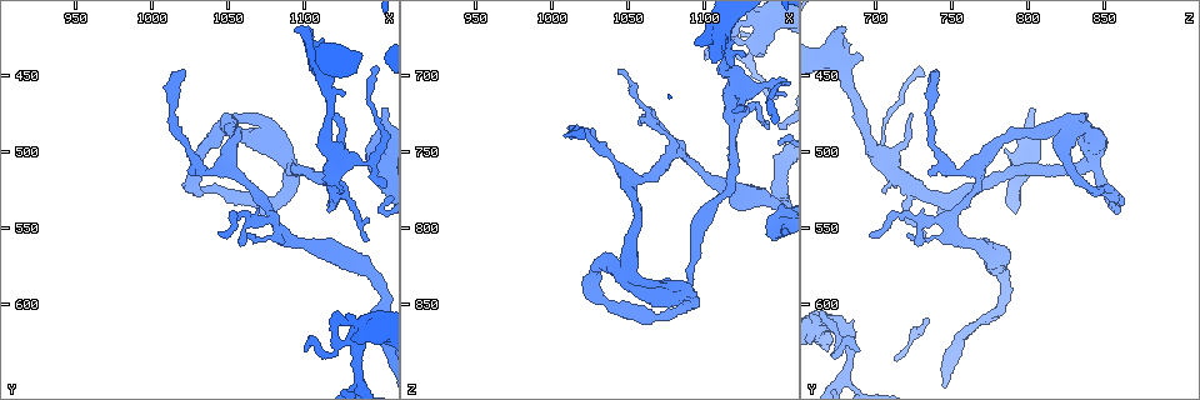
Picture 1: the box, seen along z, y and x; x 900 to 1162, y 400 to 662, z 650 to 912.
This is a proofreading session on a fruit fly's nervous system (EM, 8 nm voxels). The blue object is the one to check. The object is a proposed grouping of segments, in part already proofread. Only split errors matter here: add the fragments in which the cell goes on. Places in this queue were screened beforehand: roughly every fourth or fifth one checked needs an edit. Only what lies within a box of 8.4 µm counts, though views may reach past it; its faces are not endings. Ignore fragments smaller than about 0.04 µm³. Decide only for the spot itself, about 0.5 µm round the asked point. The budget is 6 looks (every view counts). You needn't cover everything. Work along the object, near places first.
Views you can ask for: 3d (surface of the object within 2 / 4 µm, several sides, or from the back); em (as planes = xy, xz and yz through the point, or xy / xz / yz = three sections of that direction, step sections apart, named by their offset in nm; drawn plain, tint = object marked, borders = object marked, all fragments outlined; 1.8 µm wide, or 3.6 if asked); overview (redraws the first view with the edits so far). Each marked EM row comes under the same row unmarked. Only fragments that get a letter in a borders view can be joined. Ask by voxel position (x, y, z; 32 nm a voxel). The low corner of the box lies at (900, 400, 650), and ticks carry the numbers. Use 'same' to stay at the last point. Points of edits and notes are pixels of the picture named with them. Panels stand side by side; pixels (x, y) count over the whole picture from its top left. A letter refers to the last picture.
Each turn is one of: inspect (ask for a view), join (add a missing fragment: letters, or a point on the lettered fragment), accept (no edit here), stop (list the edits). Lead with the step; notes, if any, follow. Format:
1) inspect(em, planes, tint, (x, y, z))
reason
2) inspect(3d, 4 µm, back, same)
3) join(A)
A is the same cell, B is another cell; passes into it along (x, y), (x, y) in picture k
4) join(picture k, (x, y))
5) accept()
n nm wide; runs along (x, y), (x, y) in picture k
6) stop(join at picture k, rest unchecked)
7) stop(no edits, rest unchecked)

inspect(3d, 2 µm, (1124, 506, 706))
thick turns thin

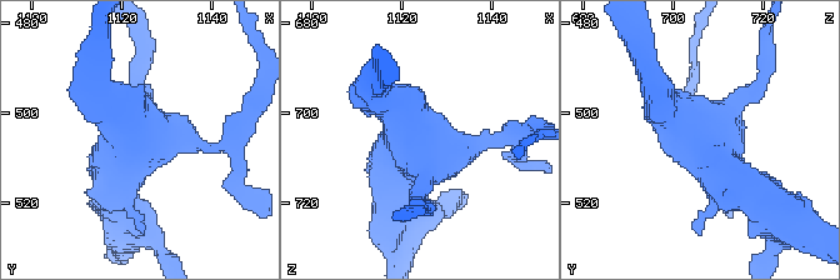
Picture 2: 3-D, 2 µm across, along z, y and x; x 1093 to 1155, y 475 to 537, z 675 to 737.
inspect(em, 3.6 µm, xy, step 4, tint, (1123, 505, 706))
now the EM

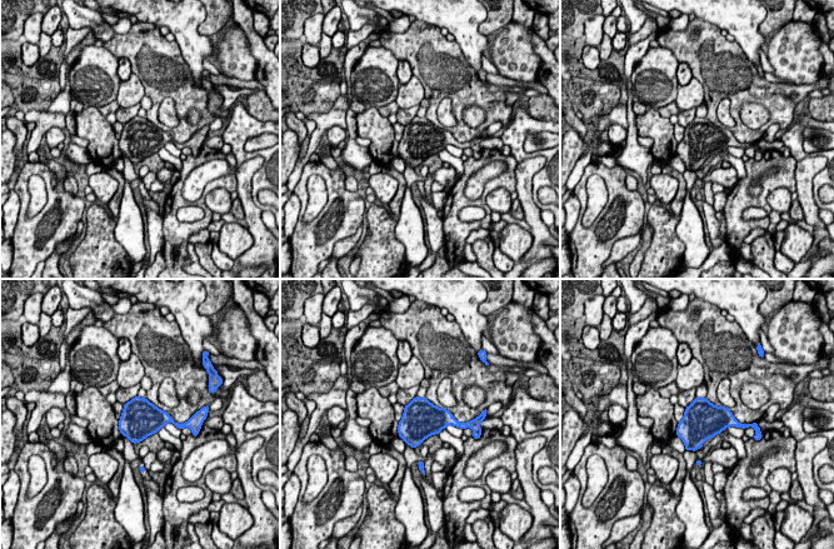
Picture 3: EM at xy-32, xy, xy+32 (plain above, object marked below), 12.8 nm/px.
inspect(em, 3.6 µm, planes, borders, same)

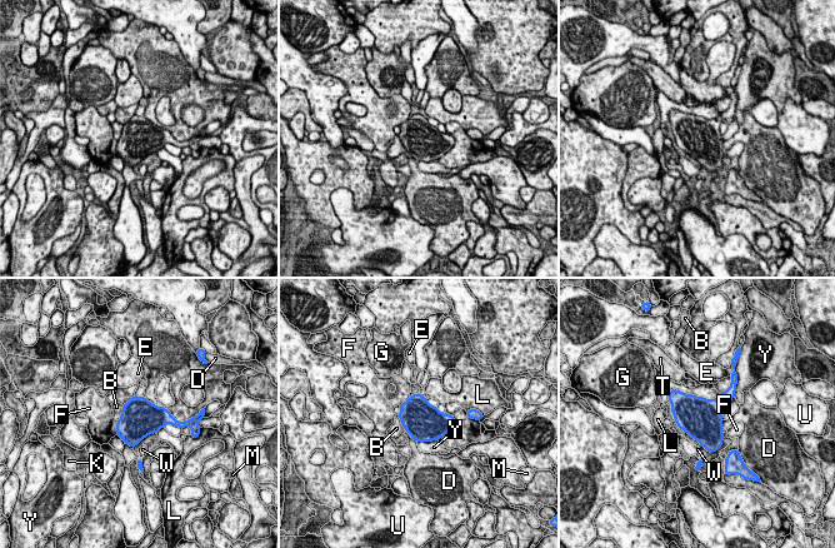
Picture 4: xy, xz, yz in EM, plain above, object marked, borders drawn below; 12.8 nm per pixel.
accept()
Y touches over 280 nm; B, D, E, F, G, K, L, M, T, U, W and Y are other cells; border along (398, 414), (406, 432) in picture 4; no lettered fragment goes on from it

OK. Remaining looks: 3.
inspect(3d, 2 µm, (1106, 438, 692))
an open end

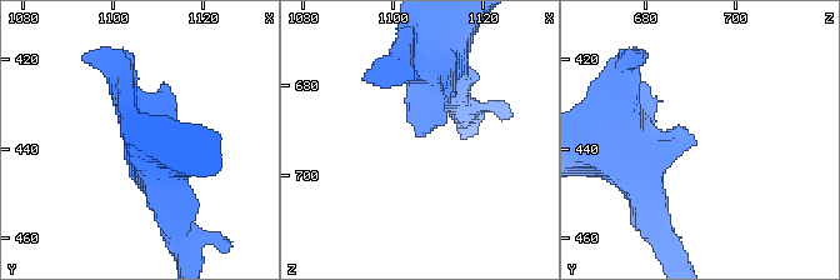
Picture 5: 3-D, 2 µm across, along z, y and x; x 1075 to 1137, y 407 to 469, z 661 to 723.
inspect(em, planes, tint, (1105, 438, 691))
shape alone is not enough

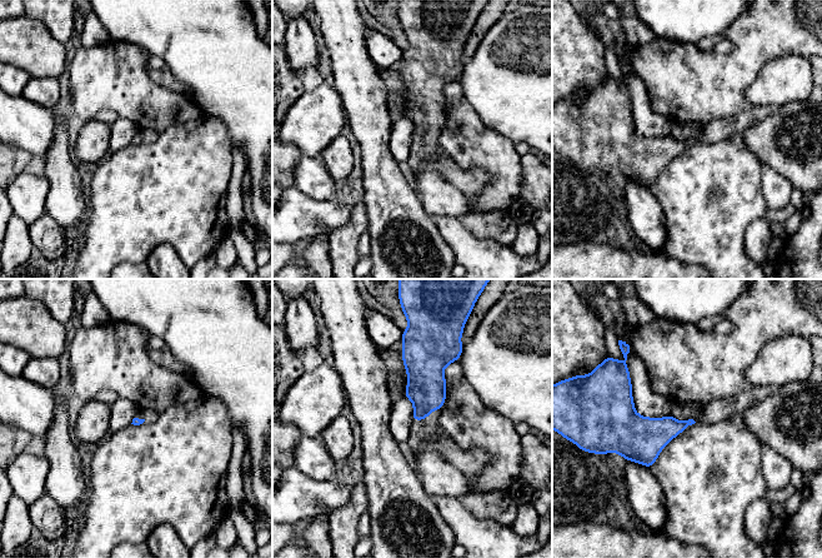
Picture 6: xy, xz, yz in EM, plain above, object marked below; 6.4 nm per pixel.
inspect(em, planes, borders, same)

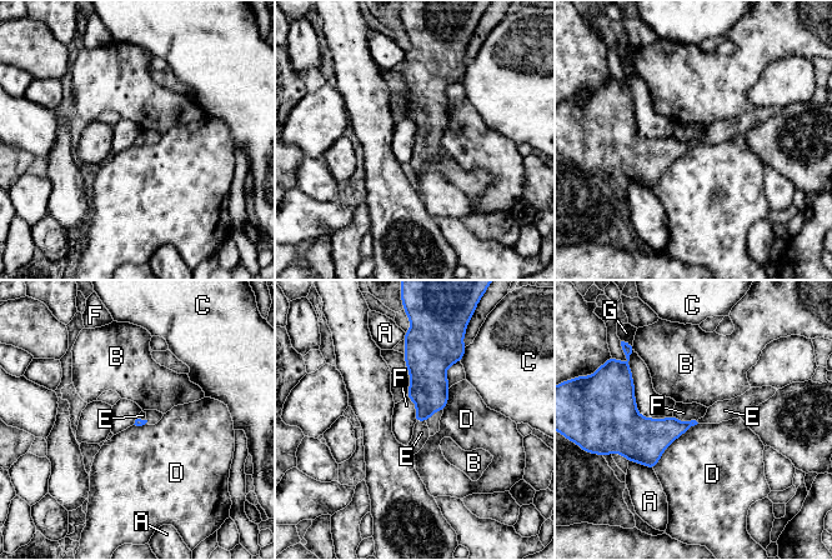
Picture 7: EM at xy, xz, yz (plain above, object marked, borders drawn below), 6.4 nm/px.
join(E)
E is the same cell, A, B, C, D, F and G are other cells; passes into it along (429, 386), (420, 420), (421, 433) in picture 7; the cell continues

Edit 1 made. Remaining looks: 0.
stop(join at picture 7, rest unchecked)

